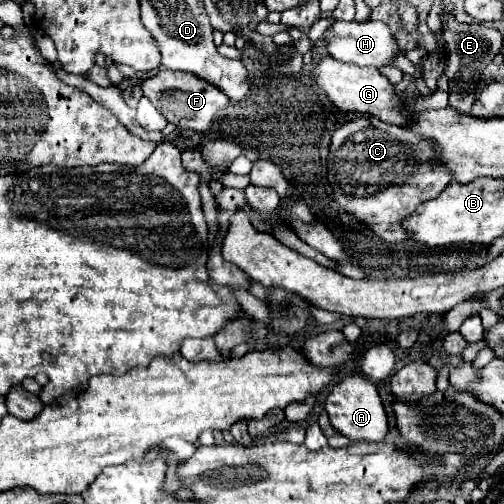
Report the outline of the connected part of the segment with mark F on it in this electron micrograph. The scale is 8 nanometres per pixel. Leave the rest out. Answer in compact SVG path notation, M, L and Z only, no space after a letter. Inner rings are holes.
M160 71L154 77L146 79L142 85L144 97L152 101L152 105L164 115L164 119L178 129L194 129L200 135L208 135L212 125L224 119L230 99L212 83L196 77L194 73L184 71Z

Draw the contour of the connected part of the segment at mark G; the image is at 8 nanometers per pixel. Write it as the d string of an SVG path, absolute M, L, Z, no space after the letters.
M322 57L320 61L314 63L314 71L312 71L312 79L318 83L318 87L326 93L328 101L334 105L336 111L340 111L342 115L374 115L382 121L388 123L404 123L410 121L410 111L406 107L402 107L402 97L398 99L392 93L392 85L388 83L388 79L376 69L376 67L360 67L360 65L352 65L352 63L340 63L332 57Z

